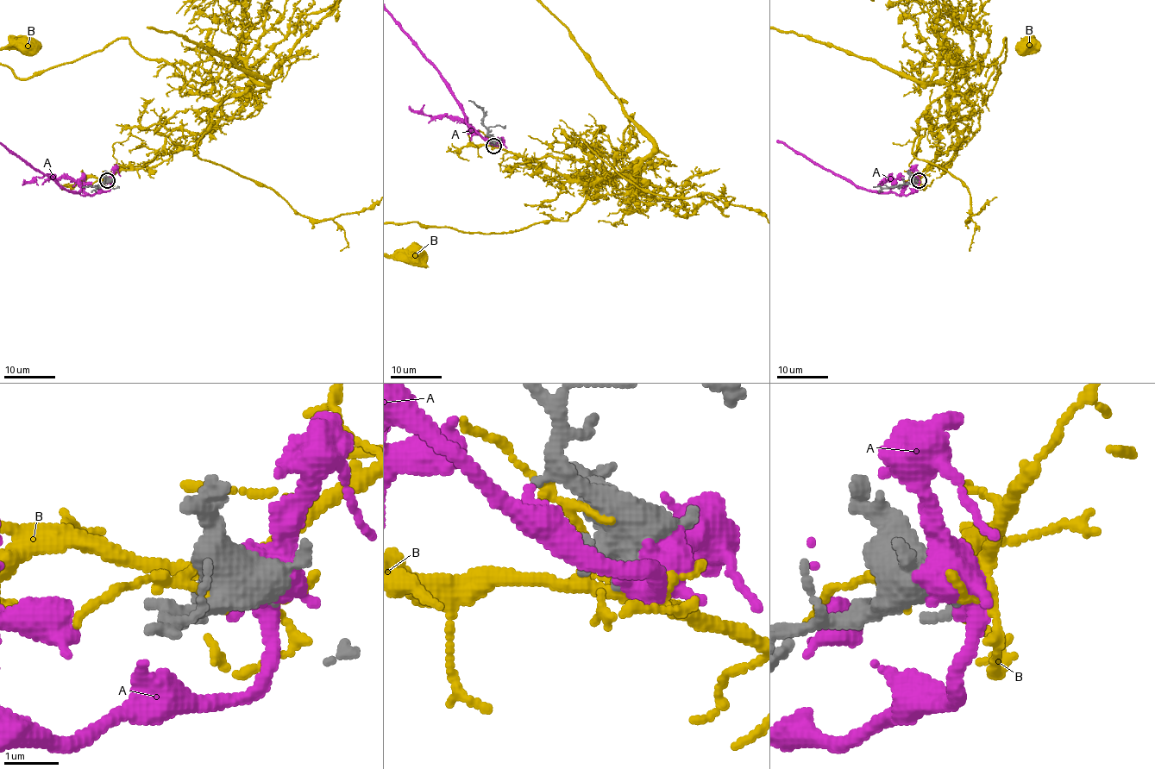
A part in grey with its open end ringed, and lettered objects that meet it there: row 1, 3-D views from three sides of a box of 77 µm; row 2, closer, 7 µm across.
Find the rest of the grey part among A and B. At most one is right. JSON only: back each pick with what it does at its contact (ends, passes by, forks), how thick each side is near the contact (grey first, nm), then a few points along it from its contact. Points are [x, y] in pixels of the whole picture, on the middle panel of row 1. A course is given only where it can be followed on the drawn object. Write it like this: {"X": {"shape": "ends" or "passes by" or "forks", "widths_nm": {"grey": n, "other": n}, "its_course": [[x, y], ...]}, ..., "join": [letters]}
{"join": []}

